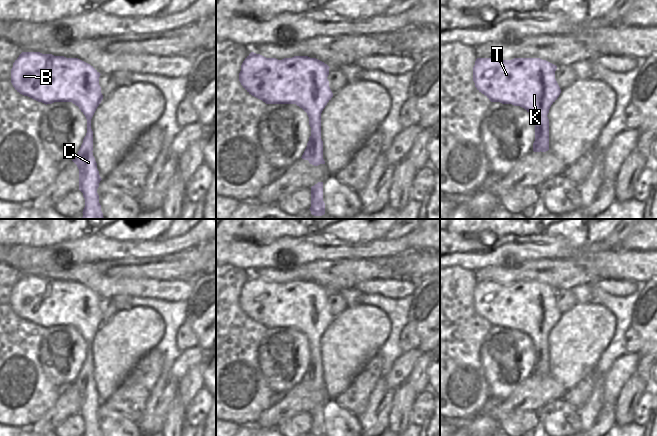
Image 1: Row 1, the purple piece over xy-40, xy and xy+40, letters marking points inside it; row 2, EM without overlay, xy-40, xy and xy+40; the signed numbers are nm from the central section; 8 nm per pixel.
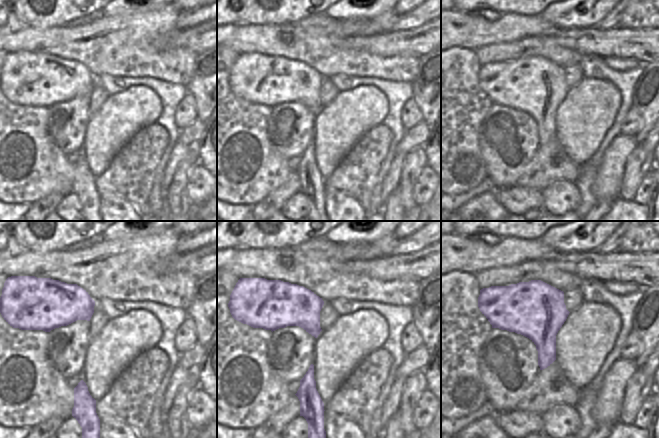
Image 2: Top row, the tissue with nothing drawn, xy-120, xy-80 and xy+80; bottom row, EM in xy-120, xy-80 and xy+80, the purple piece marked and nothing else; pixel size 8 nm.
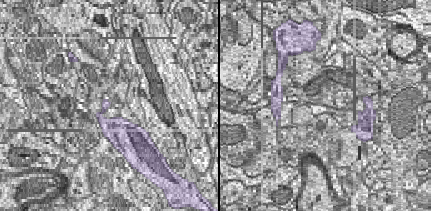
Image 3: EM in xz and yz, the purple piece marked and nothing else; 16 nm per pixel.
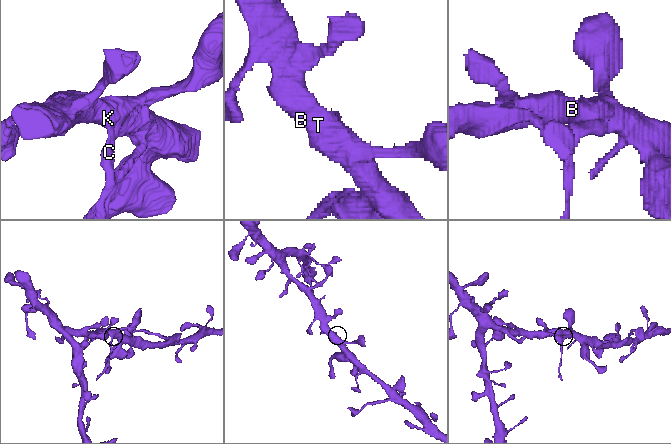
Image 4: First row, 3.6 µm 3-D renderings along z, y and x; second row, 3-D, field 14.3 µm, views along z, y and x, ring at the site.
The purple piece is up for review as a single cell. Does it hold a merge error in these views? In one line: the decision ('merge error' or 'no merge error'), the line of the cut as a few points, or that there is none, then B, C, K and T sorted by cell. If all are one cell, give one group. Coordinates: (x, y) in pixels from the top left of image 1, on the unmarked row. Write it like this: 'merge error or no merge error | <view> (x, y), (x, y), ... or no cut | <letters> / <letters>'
merge error | xy (311, 359), (314, 363), (314, 378), (321, 387) | B K T / C

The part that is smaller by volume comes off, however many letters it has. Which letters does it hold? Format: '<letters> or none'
C

